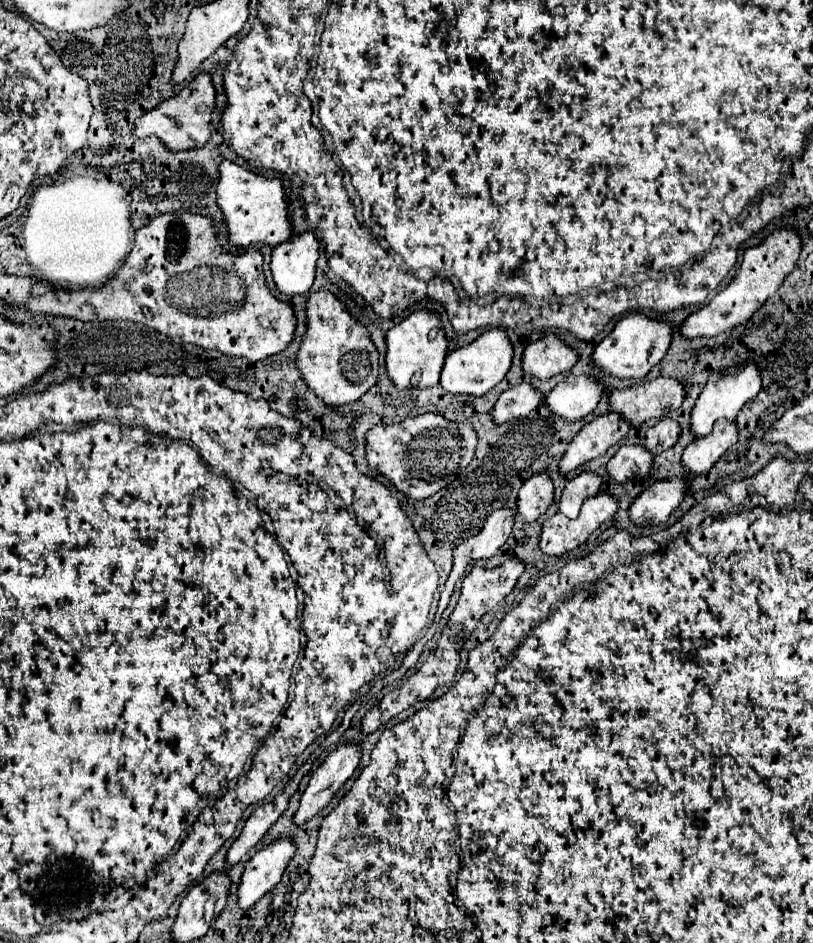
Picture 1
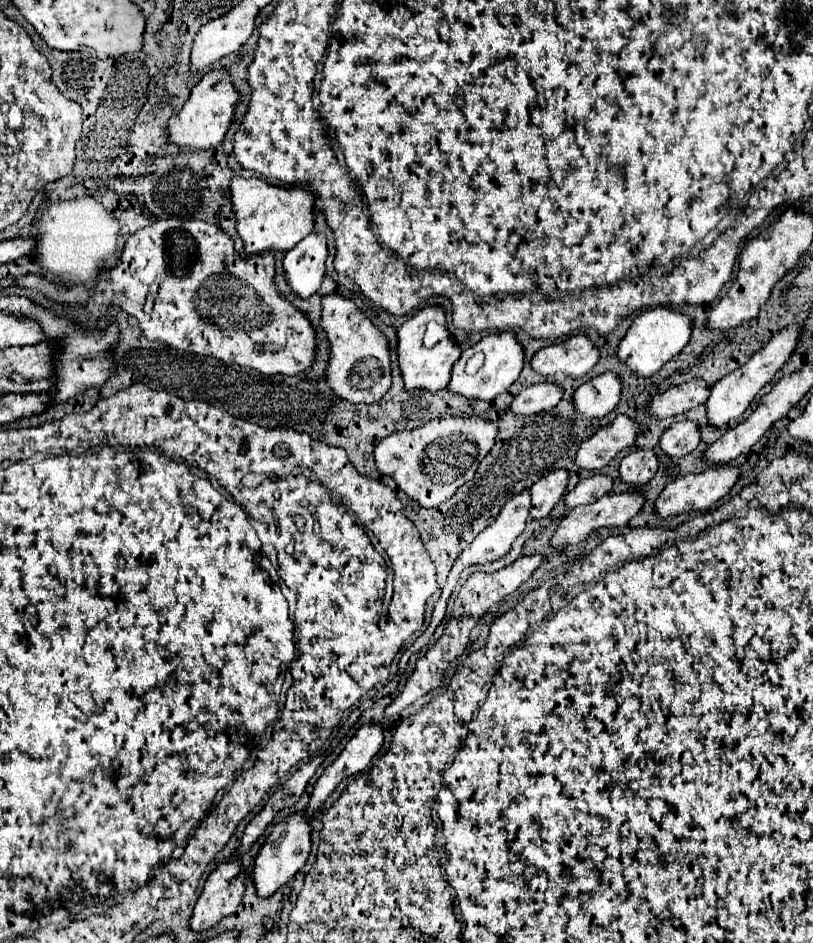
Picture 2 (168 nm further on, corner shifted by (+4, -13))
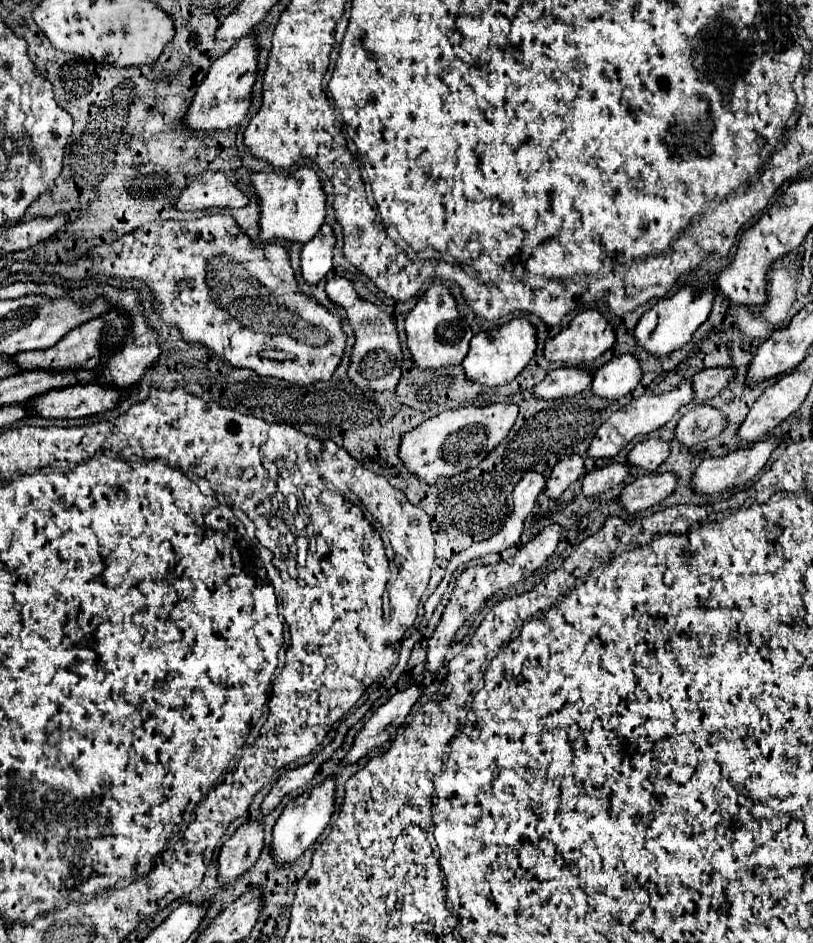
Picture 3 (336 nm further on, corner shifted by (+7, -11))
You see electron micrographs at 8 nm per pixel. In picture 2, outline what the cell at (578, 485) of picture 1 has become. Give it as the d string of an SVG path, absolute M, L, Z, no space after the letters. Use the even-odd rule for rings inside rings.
M594 475L594 477L582 479L574 487L574 491L570 491L566 495L566 507L574 509L578 505L592 503L592 501L608 495L612 491L612 485L614 485L614 479L610 475Z

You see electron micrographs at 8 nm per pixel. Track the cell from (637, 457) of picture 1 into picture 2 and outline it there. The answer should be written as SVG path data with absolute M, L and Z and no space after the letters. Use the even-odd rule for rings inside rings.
M632 451L620 463L620 477L630 487L646 485L658 469L658 457L654 451Z

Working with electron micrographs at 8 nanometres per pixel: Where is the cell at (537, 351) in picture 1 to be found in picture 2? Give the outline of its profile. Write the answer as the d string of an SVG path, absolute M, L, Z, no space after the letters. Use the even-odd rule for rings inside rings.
M586 333L572 335L556 345L540 349L532 359L532 369L542 375L570 375L582 377L600 359L598 347L588 339Z

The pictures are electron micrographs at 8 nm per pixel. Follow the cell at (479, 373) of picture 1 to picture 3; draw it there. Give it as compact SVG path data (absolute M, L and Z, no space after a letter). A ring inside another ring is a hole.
M513 319L499 329L477 333L471 339L469 353L463 359L465 377L483 387L499 387L511 383L535 355L535 327L527 319Z

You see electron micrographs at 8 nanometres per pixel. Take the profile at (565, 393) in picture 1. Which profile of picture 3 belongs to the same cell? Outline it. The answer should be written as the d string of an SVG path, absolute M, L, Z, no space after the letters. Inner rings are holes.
M621 355L611 359L593 373L591 391L593 395L613 401L627 397L641 379L641 365L633 355Z

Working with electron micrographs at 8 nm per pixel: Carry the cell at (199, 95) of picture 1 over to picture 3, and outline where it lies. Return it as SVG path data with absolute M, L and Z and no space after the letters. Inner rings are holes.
M251 37L239 39L223 57L215 59L207 77L199 83L193 103L185 115L185 125L193 131L227 131L237 127L251 105L251 89L257 73L257 45Z

